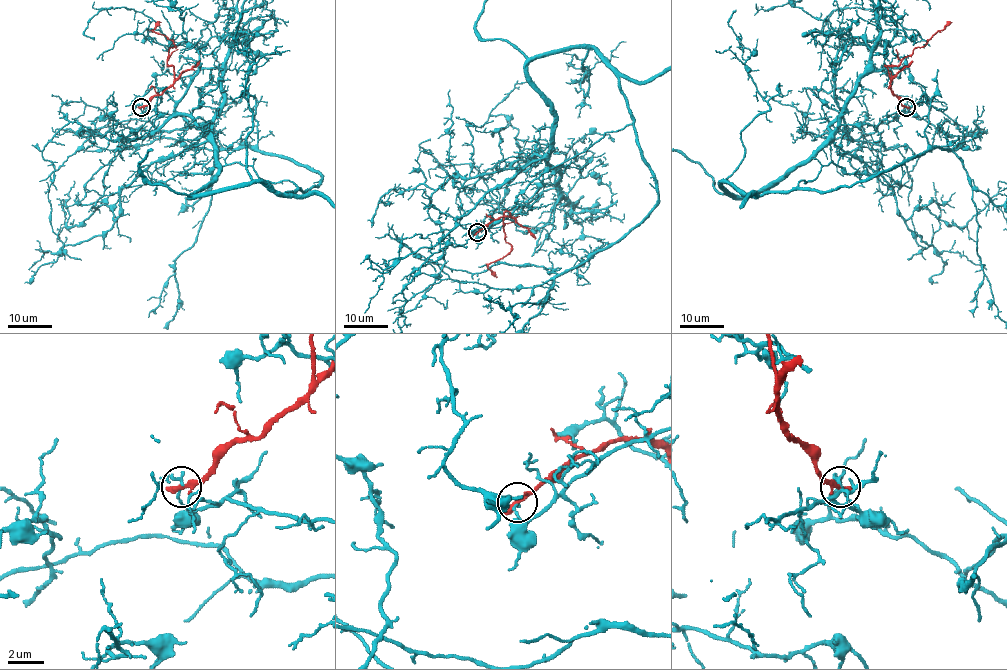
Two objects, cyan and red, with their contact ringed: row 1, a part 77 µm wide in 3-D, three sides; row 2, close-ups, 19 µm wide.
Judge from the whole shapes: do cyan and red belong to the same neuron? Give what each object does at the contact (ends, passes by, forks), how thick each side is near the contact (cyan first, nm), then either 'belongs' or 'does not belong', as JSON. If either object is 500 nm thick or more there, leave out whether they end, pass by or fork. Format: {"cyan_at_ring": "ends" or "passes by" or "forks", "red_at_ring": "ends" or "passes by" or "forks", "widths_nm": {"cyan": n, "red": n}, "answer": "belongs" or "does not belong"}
{"cyan_at_ring": "passes by", "red_at_ring": "ends", "widths_nm": {"cyan": 140, "red": 400}, "answer": "does not belong"}

